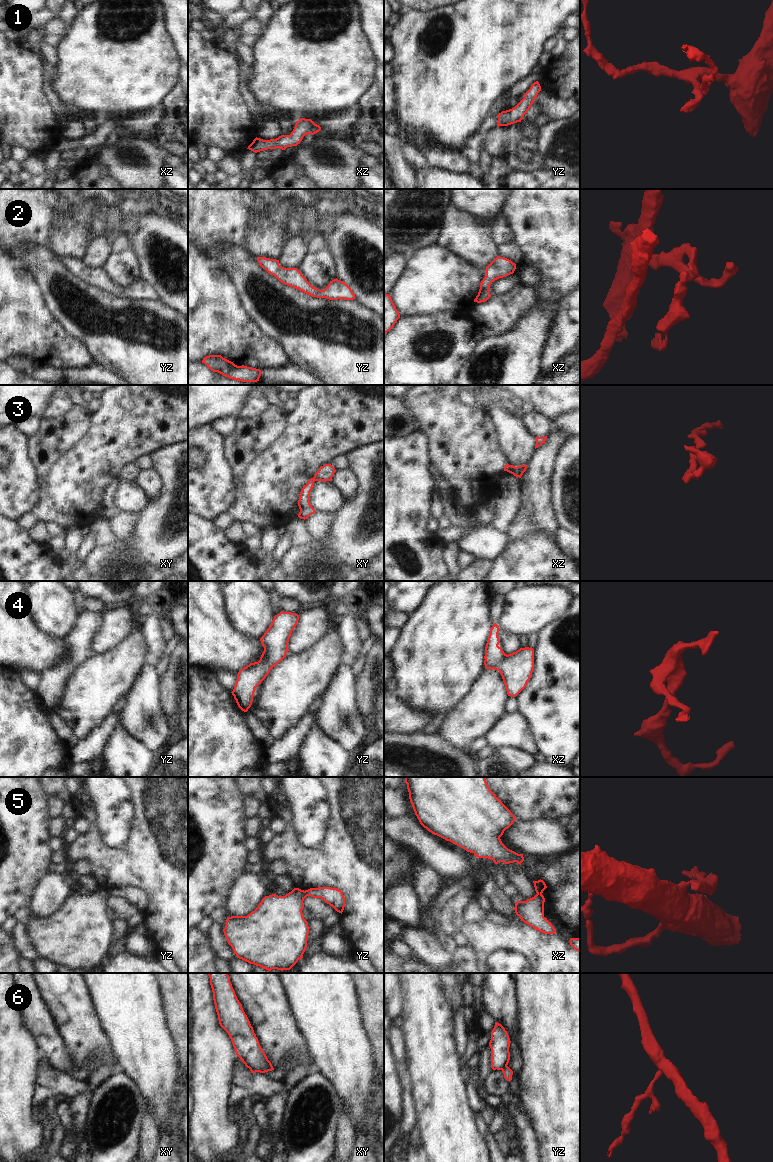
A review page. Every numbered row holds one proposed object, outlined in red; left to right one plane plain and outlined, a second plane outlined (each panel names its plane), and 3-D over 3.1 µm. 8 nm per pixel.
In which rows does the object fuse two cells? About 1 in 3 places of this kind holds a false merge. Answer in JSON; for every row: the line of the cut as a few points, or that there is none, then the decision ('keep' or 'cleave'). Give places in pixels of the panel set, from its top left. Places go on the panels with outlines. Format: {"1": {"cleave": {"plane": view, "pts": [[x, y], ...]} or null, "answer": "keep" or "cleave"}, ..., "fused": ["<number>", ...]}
{"1": {"cleave": null, "answer": "keep"}, "2": {"cleave": null, "answer": "keep"}, "3": {"cleave": {"plane": "xy", "pts": [[312, 478], [314, 481]]}, "answer": "cleave"}, "4": {"cleave": null, "answer": "keep"}, "5": {"cleave": {"plane": "yz", "pts": [[304, 891], [307, 895]]}, "answer": "cleave"}, "6": {"cleave": {"plane": "yz", "pts": [[506, 1065], [501, 1069]]}, "answer": "cleave"}, "fused": ["3", "5", "6"]}

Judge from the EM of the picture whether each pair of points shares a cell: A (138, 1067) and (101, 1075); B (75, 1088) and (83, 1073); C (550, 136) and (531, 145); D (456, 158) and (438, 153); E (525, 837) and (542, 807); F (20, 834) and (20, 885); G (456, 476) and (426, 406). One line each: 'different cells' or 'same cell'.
A: different cells
B: different cells
C: different cells
D: same cell
E: different cells
F: same cell
G: same cell

